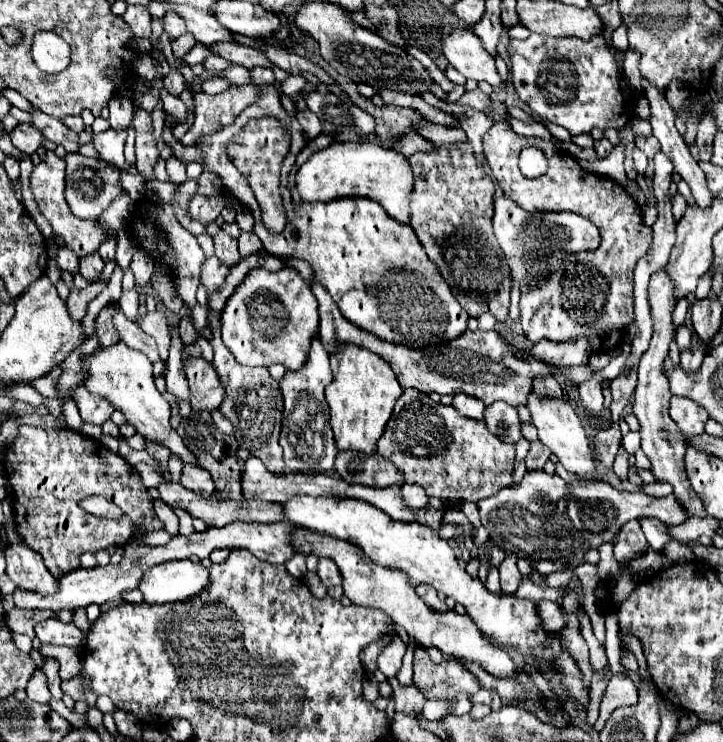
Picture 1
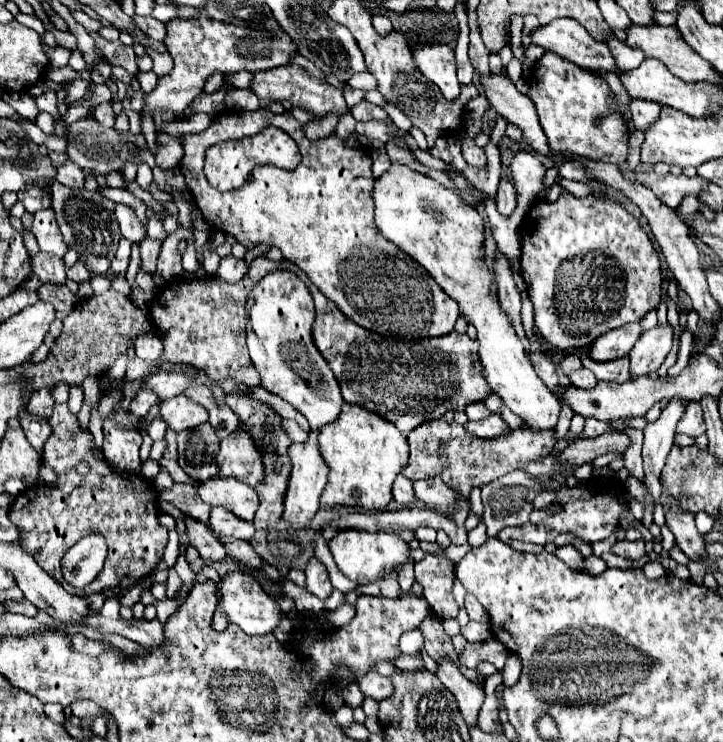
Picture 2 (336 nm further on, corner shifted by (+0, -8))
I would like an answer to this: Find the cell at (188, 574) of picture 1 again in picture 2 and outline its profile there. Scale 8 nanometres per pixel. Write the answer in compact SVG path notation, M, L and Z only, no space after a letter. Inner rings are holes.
M241 572L227 574L221 582L221 594L223 594L221 606L229 618L229 624L237 624L247 636L271 634L283 620L283 610L279 608L279 604L273 602L273 598L265 594L261 584L255 582L255 578L249 578L247 574L241 574Z

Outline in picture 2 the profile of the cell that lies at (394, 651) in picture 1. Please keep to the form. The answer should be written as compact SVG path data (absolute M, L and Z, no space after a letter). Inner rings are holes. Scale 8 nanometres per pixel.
M367 672L357 684L359 684L359 690L363 692L363 696L375 698L375 700L387 698L391 694L391 690L393 690L391 680L381 676L381 674L375 674L375 672Z

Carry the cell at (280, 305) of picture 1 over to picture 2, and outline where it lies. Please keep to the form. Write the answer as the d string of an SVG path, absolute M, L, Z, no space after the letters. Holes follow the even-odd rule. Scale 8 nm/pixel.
M275 270L251 290L247 312L249 356L261 374L263 388L297 408L309 420L313 430L333 422L341 412L343 396L329 364L319 354L311 338L315 308L307 286L295 274Z

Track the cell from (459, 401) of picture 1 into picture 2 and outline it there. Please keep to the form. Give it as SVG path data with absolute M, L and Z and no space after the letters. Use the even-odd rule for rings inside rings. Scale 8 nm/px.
M475 402L475 404L469 404L469 406L465 408L465 414L467 414L469 420L481 420L481 418L489 416L491 412L489 412L489 408L487 408L483 402Z

